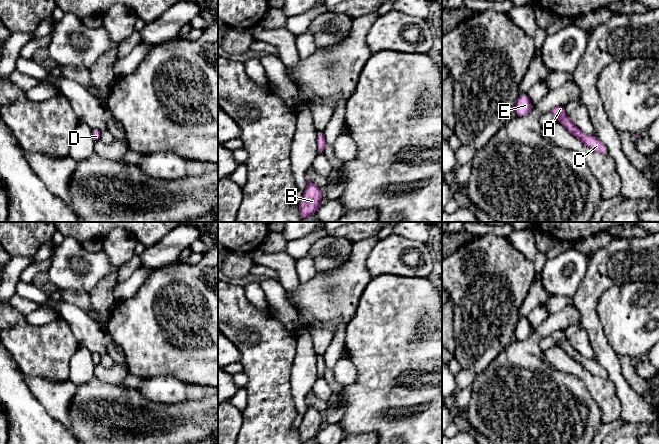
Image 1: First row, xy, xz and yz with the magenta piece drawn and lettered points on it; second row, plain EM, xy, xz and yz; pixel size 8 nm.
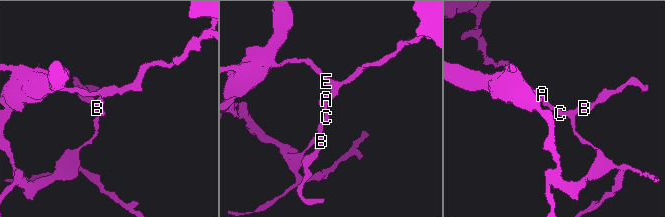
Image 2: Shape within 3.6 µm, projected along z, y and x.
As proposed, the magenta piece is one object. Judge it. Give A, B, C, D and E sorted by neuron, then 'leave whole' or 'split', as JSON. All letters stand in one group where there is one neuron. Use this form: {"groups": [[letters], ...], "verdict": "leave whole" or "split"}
{"groups": [["A", "D", "E"], ["B", "C"]], "verdict": "split"}

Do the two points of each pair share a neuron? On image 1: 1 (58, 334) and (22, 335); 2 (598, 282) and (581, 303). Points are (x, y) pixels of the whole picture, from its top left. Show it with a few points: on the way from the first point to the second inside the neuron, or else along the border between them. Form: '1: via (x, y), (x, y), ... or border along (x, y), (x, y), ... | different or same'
1: via (49, 335), (31, 335) | same
2: via (593, 287), (586, 298) | same

